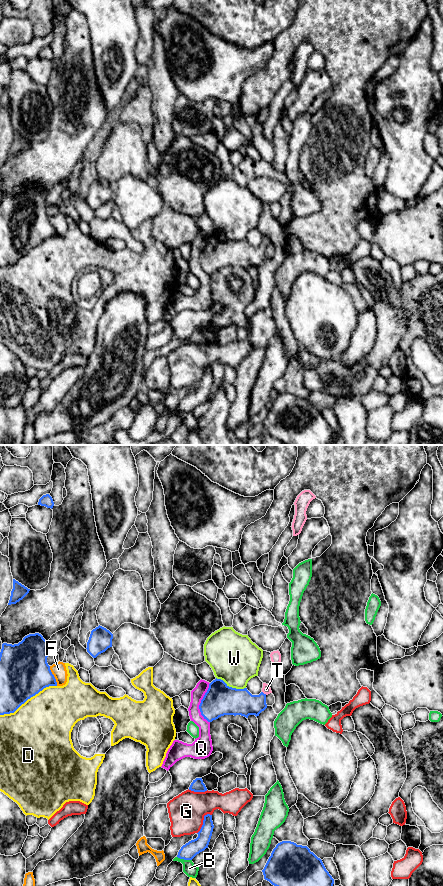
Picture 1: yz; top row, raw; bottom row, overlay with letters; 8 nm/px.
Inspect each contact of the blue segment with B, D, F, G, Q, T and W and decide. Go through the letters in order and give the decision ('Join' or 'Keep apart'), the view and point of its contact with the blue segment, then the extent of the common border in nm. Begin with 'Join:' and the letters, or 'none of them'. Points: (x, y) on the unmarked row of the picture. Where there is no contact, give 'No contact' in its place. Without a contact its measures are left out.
Join: T
B: Keep apart. Touches blue at yz (184, 411). Shared border 120 nm
D: Keep apart. Touches blue at yz (28, 250). Shared border 500 nm
F: Keep apart. Touches blue at yz (53, 228). Shared border 170 nm
G: Keep apart. Touches blue at yz (203, 373). Shared border 200 nm
Q: Keep apart. Touches blue at yz (200, 255). Shared border 320 nm
T: Join. Touches blue at yz (263, 245). Shared border 50 nm
W: Keep apart. Touches blue at yz (231, 239). Shared border 260 nm

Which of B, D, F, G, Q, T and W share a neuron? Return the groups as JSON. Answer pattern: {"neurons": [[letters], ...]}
{"neurons": [["B"], ["D"], ["F"], ["G"], ["Q"], ["T"], ["W"]]}

